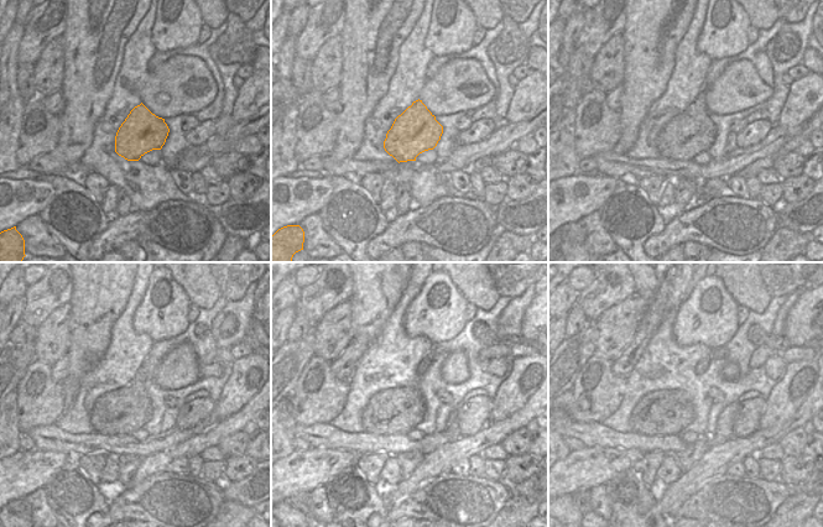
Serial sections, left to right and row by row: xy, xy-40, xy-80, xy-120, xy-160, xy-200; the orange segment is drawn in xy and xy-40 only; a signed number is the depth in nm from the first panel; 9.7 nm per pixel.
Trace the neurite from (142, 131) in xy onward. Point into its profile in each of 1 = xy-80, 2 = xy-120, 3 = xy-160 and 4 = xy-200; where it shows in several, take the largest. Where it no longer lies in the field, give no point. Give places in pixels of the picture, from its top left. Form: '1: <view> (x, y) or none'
1: xy-80 (692, 131)
2: xy-120 (124, 411)
3: xy-160 (396, 411)
4: xy-200 (663, 412)

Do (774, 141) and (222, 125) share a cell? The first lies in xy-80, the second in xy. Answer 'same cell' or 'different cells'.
different cells

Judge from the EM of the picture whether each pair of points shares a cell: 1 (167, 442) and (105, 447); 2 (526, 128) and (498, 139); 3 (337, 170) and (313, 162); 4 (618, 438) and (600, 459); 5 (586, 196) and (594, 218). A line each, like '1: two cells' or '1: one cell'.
1: one cell
2: one cell
3: two cells
4: two cells
5: two cells

